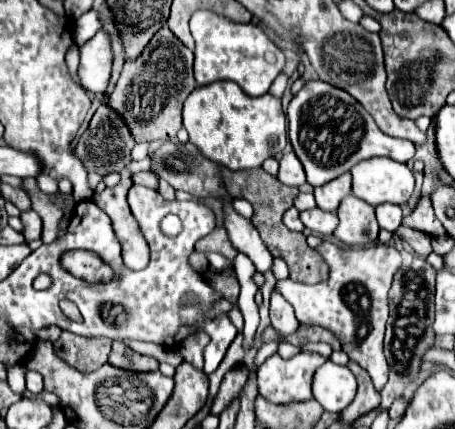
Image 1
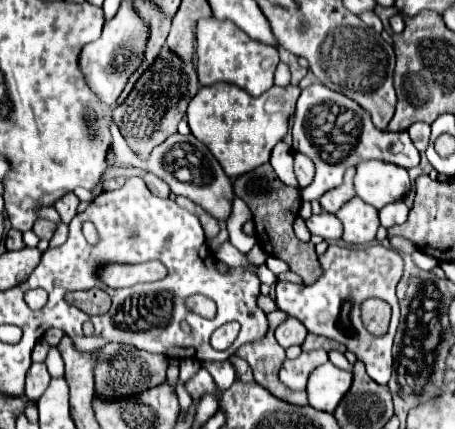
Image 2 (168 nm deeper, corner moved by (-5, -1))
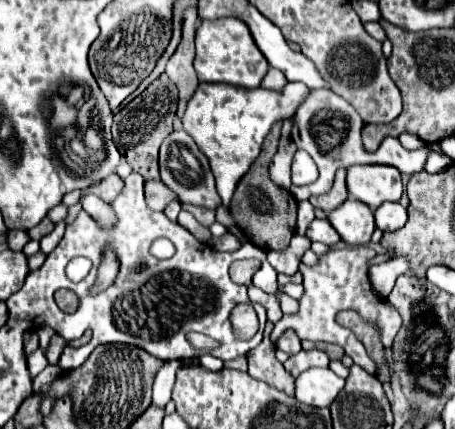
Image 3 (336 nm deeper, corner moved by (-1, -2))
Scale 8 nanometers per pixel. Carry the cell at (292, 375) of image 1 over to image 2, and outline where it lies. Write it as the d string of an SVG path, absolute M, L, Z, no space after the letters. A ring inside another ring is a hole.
M310 351L302 353L296 359L286 359L280 369L280 381L290 389L304 389L310 371L328 361L326 351Z

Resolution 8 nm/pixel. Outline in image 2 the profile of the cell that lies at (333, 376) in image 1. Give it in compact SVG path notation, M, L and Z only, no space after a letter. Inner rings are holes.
M330 361L310 373L306 393L308 403L320 411L334 411L352 385L352 373L334 367Z

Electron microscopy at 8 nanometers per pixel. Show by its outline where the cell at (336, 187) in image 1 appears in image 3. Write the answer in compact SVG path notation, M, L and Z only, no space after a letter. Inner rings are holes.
M340 168L340 170L336 172L334 186L332 186L326 194L320 194L320 196L310 198L310 202L312 202L314 208L322 208L322 210L328 214L328 212L332 212L334 208L338 208L346 198L348 198L348 190L346 190L346 170Z

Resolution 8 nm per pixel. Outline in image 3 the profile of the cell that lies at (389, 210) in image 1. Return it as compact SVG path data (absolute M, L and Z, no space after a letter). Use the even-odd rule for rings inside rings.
M386 202L376 212L376 226L384 230L398 230L406 224L406 208L402 208L398 202Z

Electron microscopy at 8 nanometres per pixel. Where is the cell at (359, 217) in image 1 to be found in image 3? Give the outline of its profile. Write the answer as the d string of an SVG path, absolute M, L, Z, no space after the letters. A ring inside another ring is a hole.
M348 198L340 208L328 214L330 224L336 228L340 238L350 246L364 246L376 228L372 210L354 198Z

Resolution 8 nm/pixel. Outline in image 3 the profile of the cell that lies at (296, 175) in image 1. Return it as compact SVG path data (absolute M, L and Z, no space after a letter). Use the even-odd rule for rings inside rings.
M296 152L294 162L292 162L292 184L304 186L304 184L314 182L316 178L318 178L318 170L316 170L314 160L306 156L306 152Z

